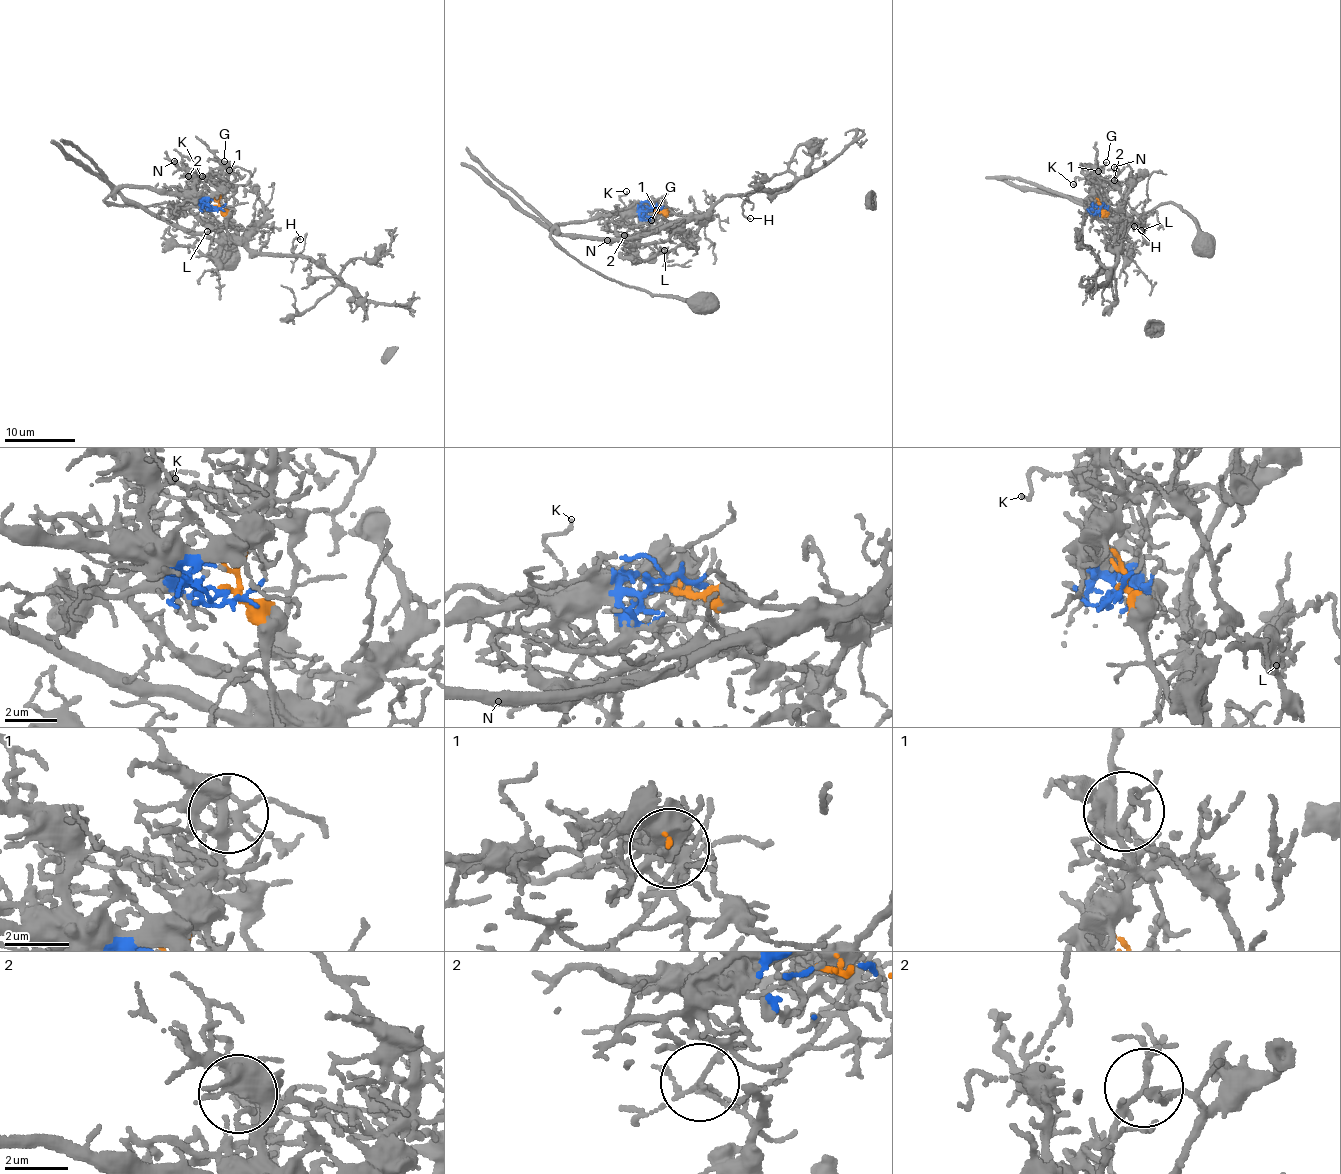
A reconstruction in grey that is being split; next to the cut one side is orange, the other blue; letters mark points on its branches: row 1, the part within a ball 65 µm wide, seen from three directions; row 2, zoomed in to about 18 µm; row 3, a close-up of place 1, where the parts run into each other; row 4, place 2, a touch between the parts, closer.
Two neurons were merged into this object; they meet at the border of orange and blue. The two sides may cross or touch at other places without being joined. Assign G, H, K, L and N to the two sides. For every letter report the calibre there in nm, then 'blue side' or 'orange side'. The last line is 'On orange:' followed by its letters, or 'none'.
G: 140 nm thick; blue side
H: 110 nm thick; orange side
K: 140 nm thick; blue side
L: 150 nm thick; orange side
N: 160 nm thick; blue side
On orange: H, L

